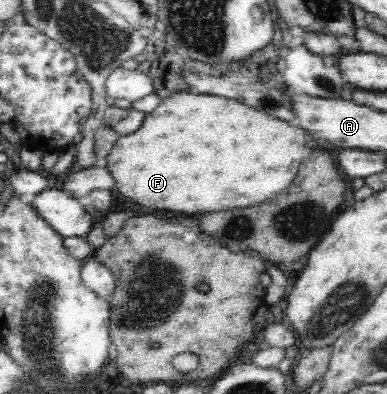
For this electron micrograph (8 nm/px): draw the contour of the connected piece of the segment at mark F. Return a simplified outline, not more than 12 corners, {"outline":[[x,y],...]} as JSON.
{"outline":[[178,92],[115,141],[118,192],[186,214],[293,183],[302,127]]}

